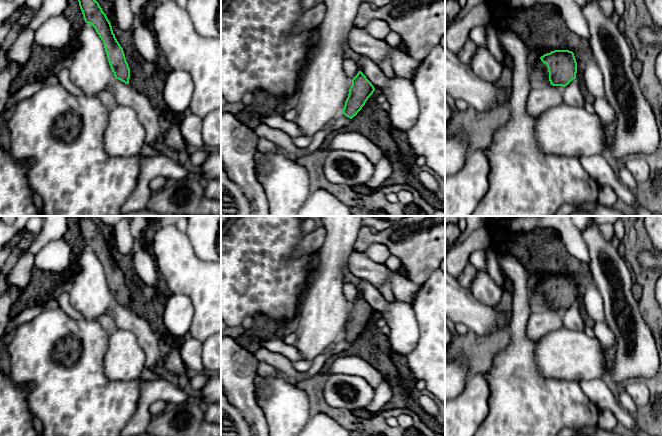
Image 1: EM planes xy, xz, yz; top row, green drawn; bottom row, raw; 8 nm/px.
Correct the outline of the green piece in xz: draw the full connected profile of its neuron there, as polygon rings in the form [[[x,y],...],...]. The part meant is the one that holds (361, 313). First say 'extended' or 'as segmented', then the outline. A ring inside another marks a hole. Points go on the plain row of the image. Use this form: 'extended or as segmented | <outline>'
as segmented | [[[359,295],[352,303],[352,309],[349,313],[342,338],[352,343],[362,333],[374,315],[375,312],[372,307]]]

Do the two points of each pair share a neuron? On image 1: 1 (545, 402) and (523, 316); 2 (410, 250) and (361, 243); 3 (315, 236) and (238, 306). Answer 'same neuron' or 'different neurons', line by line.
1: same neuron
2: same neuron
3: different neurons

